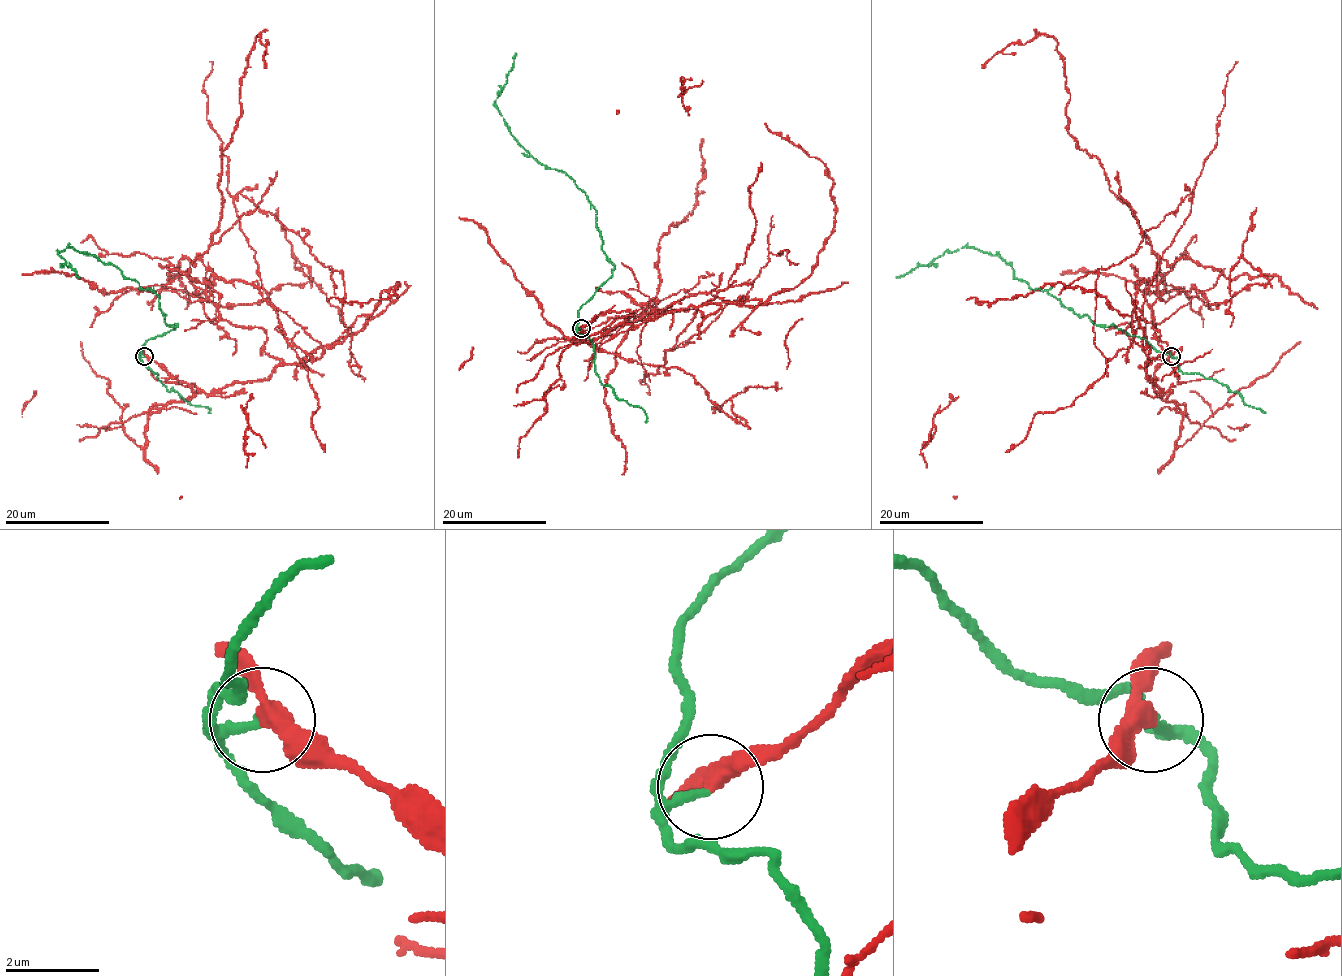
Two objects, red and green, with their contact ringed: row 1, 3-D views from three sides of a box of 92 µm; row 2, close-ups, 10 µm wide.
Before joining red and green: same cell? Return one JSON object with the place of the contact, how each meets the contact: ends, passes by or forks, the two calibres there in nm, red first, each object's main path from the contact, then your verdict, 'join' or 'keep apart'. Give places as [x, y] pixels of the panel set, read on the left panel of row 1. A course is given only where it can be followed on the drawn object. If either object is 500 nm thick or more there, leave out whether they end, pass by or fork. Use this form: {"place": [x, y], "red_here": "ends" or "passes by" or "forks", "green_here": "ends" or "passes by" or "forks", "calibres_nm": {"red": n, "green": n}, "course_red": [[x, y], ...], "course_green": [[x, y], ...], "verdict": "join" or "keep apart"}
{"place": [144, 356], "red_here": "passes by", "green_here": "passes by", "calibres_nm": {"red": 320, "green": 140}, "course_red": [[144, 356], [187, 400], [283, 362], [196, 255], [139, 288], [252, 305], [308, 281], [294, 258], [344, 327]], "course_green": [[144, 356], [149, 339], [177, 326], [165, 322], [160, 298], [93, 255], [67, 246], [57, 251], [79, 277]], "verdict": "keep apart"}

